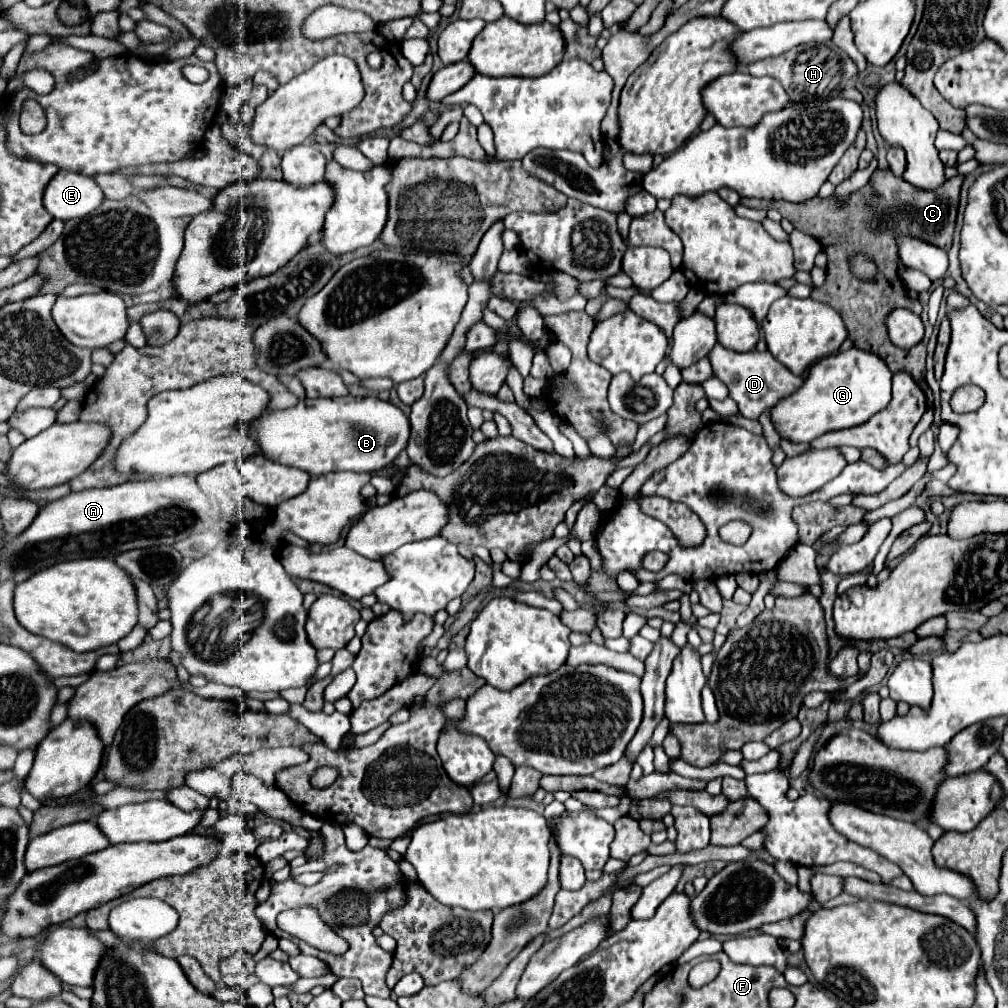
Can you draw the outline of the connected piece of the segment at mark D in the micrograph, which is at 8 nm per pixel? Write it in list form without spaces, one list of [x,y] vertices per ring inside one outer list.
[[[715,344],[715,348],[707,354],[707,358],[713,366],[713,374],[727,384],[729,396],[737,402],[739,412],[751,420],[759,418],[759,414],[765,408],[771,408],[785,396],[793,394],[803,384],[801,376],[795,376],[793,372],[789,372],[769,352],[757,352],[757,350],[733,352],[733,350],[723,348],[721,344]]]

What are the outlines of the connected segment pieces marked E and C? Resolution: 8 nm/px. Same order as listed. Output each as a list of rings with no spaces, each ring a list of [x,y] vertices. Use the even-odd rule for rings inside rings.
[[[59,170],[43,192],[43,206],[57,220],[87,216],[103,202],[103,192],[93,178]]]
[[[889,168],[887,170],[875,170],[869,184],[857,190],[849,204],[837,208],[833,200],[821,200],[811,198],[807,202],[791,204],[791,202],[771,202],[771,200],[753,200],[753,208],[775,208],[781,212],[783,218],[787,218],[797,230],[807,232],[809,236],[817,238],[823,246],[825,254],[829,256],[827,262],[827,280],[821,288],[813,288],[811,298],[831,304],[847,324],[849,338],[855,342],[861,350],[871,350],[883,360],[887,360],[887,366],[891,372],[907,372],[911,378],[921,386],[921,390],[931,398],[929,386],[925,386],[923,370],[925,370],[925,346],[917,346],[911,350],[901,350],[889,342],[885,316],[891,314],[897,308],[907,308],[913,314],[921,314],[921,302],[911,300],[907,296],[907,290],[897,274],[897,250],[895,250],[895,232],[907,232],[919,240],[927,240],[929,244],[935,244],[943,250],[951,248],[953,240],[953,228],[955,228],[955,216],[959,206],[959,190],[961,190],[963,176],[957,174],[939,188],[939,192],[919,192],[919,188],[911,188],[903,178],[897,178]],[[871,190],[877,192],[875,198],[871,198]],[[855,252],[865,254],[875,266],[879,276],[875,280],[859,280],[851,272],[851,256]]]

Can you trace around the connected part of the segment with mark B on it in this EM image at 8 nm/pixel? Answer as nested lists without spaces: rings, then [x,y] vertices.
[[[341,396],[341,398],[319,398],[319,400],[301,400],[297,406],[287,410],[273,410],[259,420],[253,422],[251,436],[257,440],[261,454],[271,456],[279,464],[297,466],[313,476],[321,476],[325,472],[349,470],[349,472],[377,472],[389,466],[409,442],[411,424],[401,408],[391,402],[385,402],[377,396]]]

